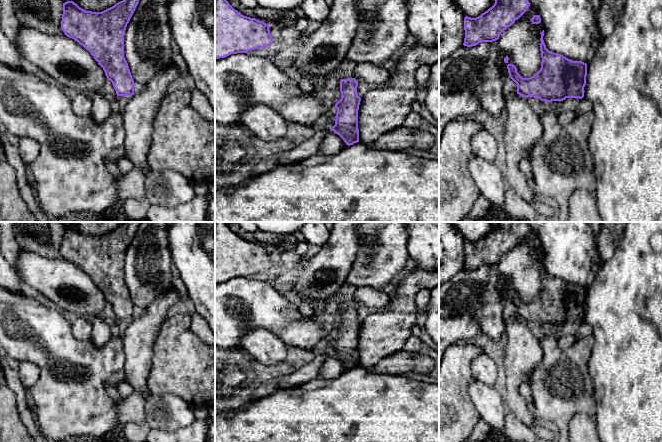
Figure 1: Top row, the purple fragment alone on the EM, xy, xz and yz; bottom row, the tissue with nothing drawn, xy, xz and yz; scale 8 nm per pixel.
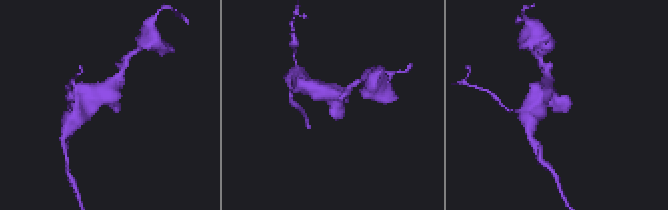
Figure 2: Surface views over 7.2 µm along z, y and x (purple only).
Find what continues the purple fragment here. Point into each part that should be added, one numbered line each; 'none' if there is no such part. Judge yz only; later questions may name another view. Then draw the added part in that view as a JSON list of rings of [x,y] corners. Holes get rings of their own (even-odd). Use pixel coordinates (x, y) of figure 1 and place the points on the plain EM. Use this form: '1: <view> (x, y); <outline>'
none

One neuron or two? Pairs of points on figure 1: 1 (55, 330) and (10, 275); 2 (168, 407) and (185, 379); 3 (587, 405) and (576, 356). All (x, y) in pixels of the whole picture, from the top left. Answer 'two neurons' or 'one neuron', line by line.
1: two neurons
2: two neurons
3: one neuron

